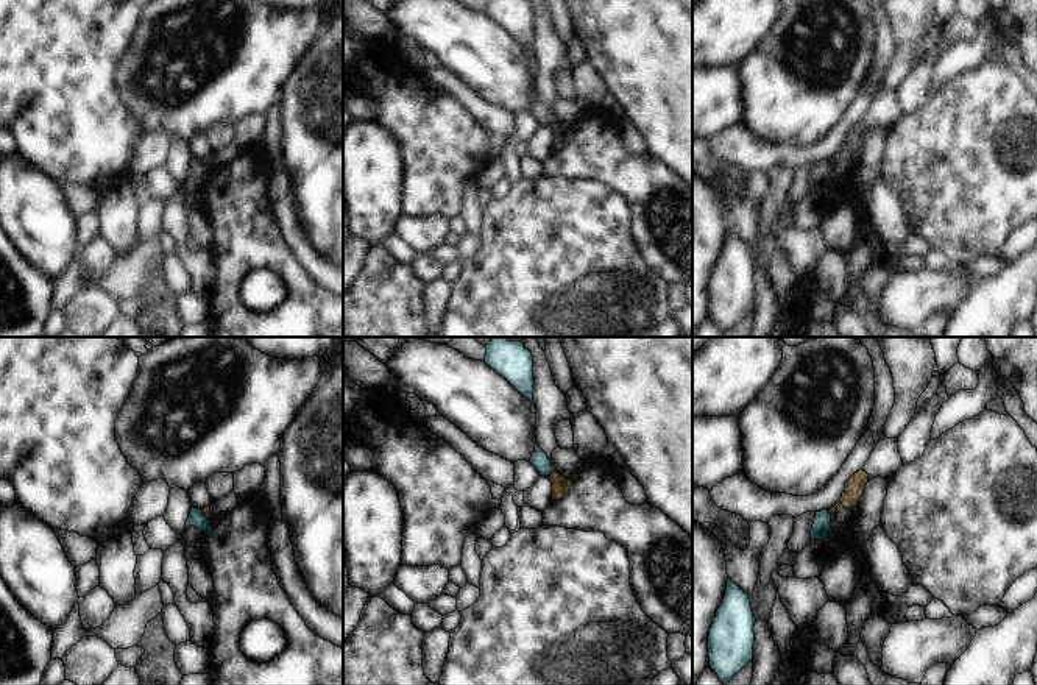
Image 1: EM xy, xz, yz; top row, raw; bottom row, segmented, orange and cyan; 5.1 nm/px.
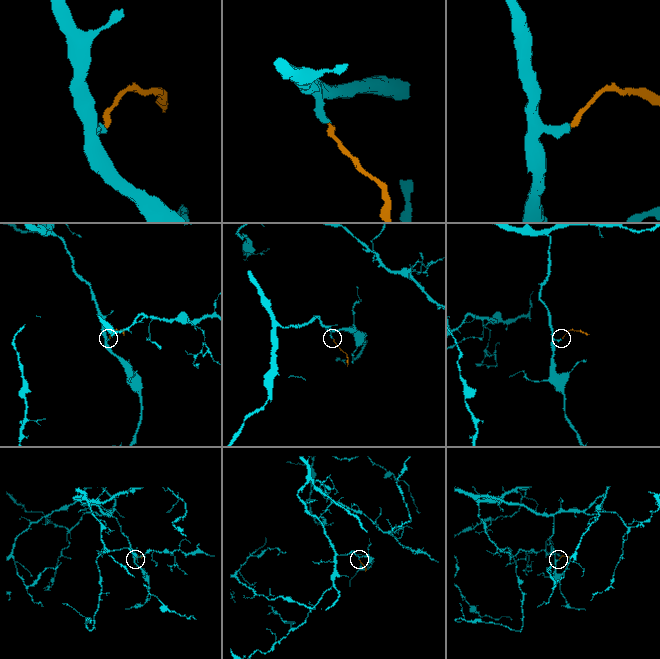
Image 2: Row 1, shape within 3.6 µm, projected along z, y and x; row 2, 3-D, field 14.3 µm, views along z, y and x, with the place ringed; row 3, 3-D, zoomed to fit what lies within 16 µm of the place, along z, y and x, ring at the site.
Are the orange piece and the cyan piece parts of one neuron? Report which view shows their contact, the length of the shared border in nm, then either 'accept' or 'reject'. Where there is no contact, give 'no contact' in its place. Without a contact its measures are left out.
meets orange in xz; contact 40 nm long; reject

